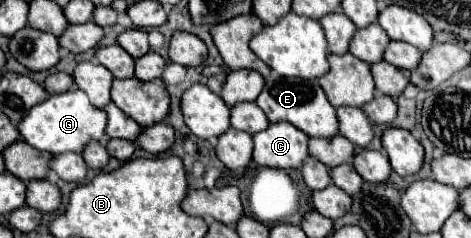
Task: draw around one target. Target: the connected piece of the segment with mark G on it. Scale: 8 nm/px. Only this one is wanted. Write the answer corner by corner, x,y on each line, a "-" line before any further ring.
74,89
70,93
50,95
44,103
36,105
28,111
28,117
18,123
18,131
24,141
40,151
48,151
52,155
60,153
82,153
90,141
106,141
106,125
108,115
102,109
90,105
88,95
82,89

